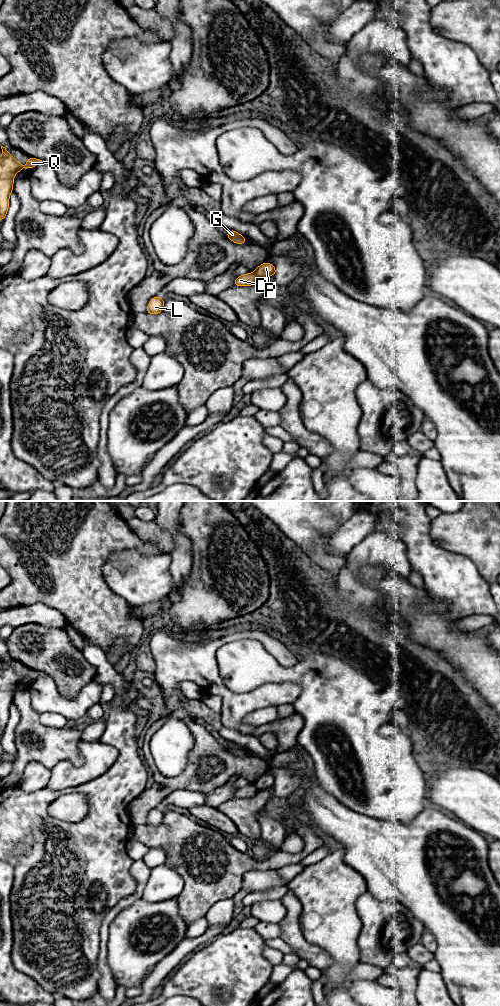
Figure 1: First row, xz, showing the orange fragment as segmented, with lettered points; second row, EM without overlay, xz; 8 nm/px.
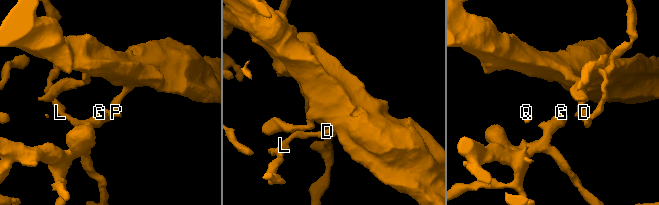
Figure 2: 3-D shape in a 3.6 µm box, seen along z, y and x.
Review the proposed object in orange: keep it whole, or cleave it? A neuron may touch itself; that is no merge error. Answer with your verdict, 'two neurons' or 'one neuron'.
two neurons

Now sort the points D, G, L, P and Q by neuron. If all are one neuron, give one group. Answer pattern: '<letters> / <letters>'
D L / G P Q

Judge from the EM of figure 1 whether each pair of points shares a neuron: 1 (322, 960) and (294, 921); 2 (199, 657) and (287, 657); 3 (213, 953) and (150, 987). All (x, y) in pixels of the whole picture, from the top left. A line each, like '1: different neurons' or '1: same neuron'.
1: same neuron
2: same neuron
3: different neurons

